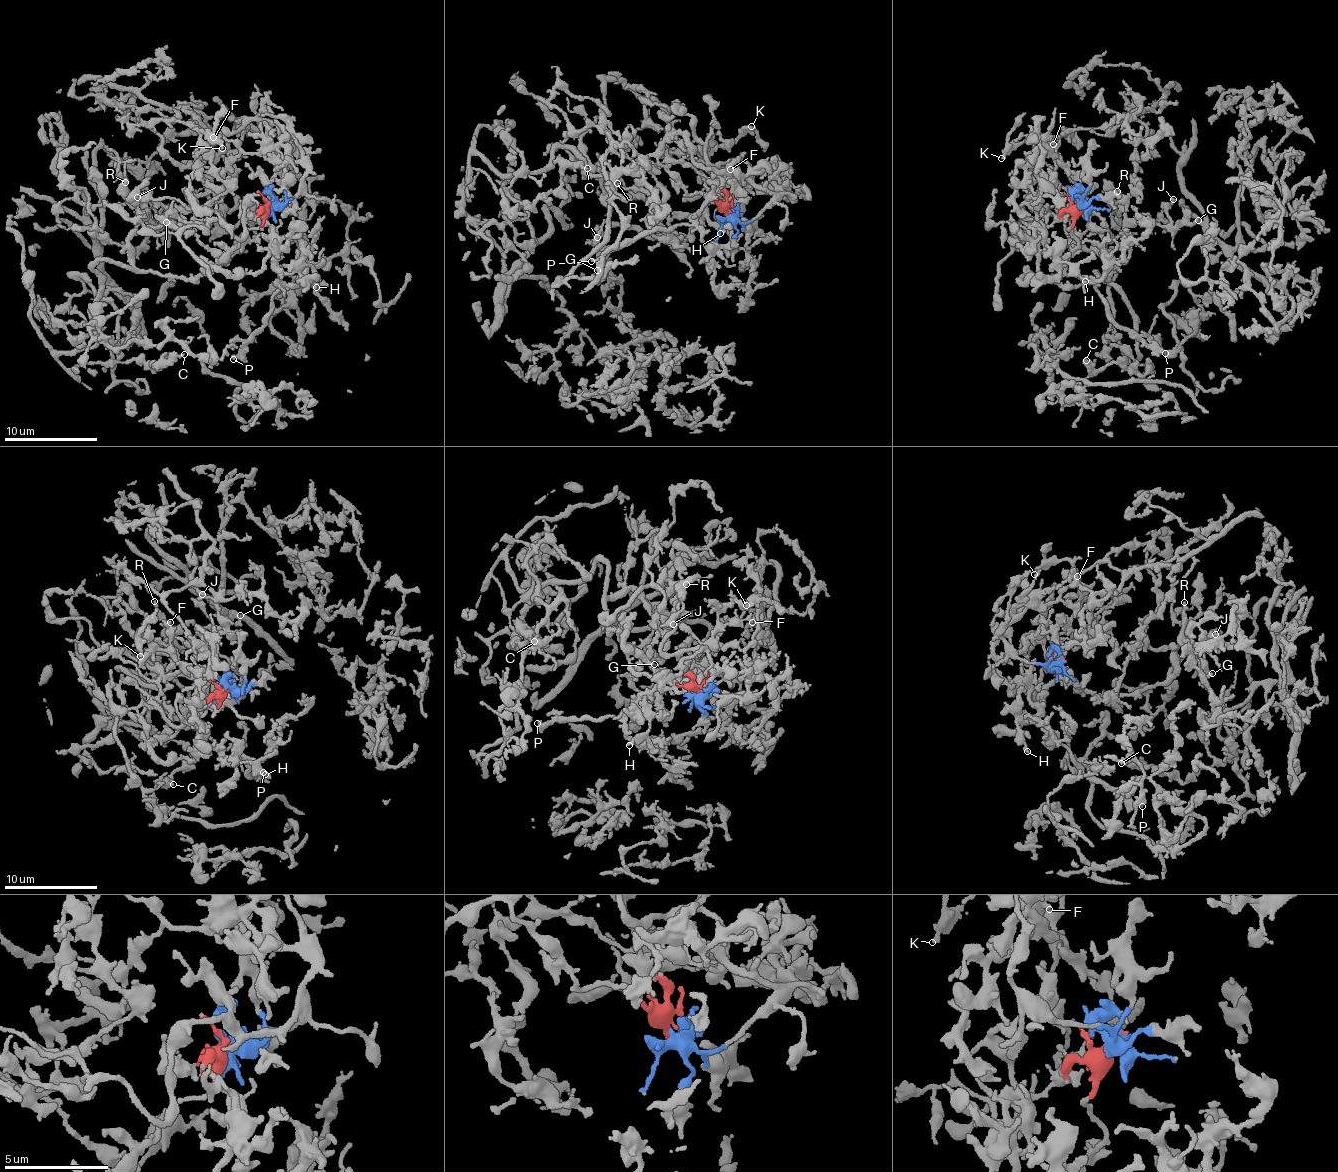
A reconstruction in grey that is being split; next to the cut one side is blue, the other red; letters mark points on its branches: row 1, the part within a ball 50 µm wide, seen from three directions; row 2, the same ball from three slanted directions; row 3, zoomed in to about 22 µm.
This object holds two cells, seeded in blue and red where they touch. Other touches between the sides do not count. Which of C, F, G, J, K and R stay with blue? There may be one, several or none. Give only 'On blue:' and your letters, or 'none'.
On blue: F, K

